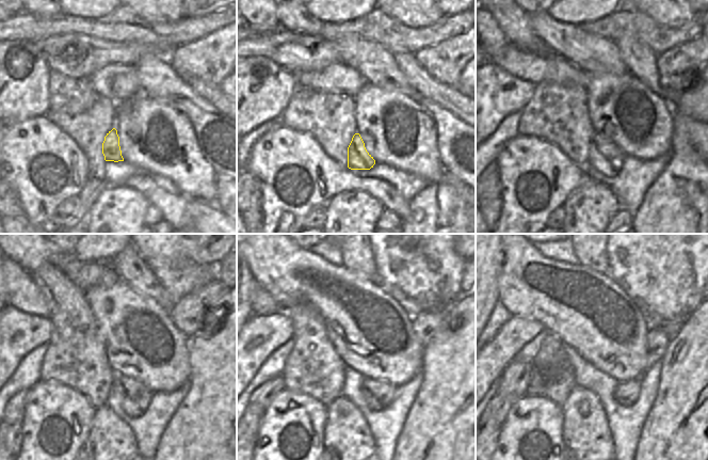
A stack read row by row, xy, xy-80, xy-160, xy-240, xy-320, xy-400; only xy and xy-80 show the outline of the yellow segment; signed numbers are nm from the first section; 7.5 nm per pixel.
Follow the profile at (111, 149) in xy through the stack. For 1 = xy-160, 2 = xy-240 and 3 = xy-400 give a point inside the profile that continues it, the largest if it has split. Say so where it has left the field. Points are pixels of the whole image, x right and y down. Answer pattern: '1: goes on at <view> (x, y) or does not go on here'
1: goes on at xy-160 (604, 155)
2: goes on at xy-240 (135, 396)
3: goes on at xy-400 (626, 393)

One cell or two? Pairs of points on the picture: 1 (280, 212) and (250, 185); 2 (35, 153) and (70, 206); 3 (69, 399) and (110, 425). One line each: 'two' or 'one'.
1: two
2: two
3: two

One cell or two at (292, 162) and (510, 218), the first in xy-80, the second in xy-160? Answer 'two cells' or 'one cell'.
one cell

